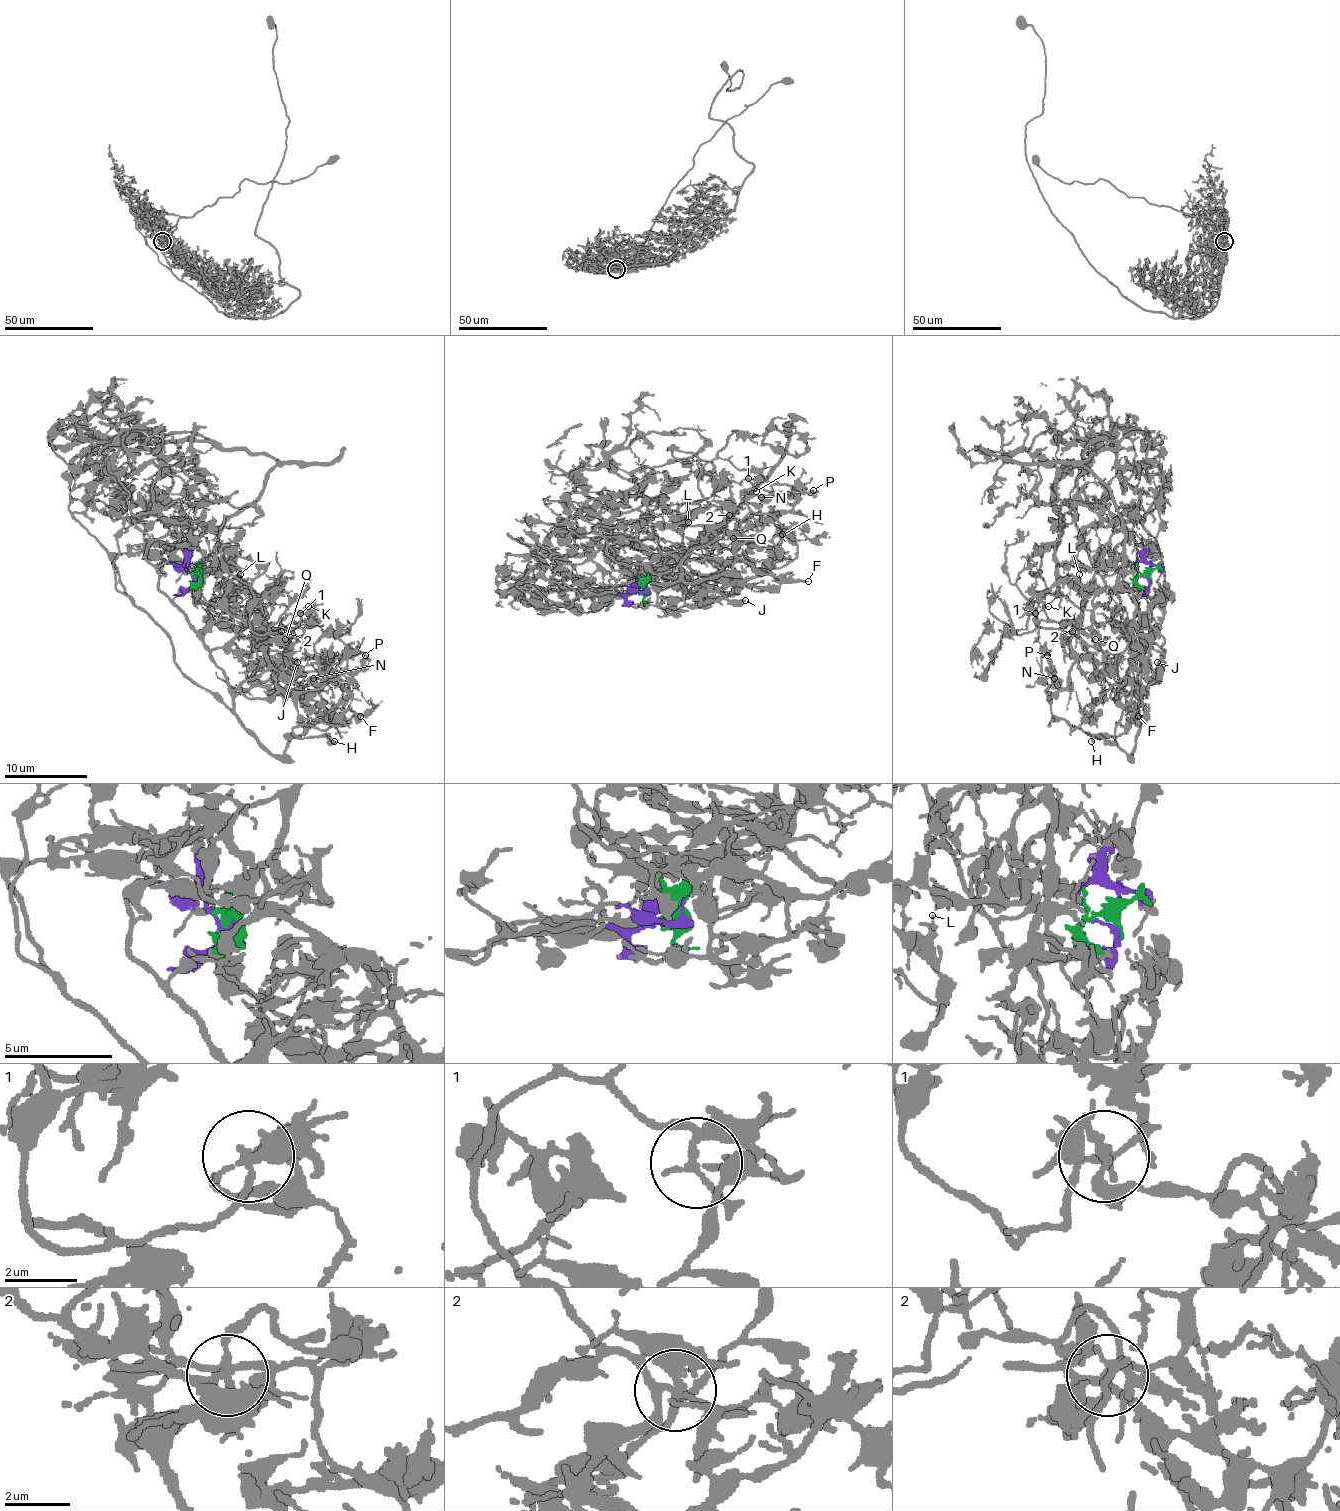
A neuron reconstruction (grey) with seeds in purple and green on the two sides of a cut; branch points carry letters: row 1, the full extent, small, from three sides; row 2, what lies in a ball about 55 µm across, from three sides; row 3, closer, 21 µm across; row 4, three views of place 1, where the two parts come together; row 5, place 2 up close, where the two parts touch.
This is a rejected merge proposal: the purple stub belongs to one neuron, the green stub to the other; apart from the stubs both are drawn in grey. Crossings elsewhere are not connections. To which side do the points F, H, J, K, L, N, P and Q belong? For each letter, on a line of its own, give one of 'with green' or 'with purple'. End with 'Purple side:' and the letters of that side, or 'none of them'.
F: with green
H: with green
J: with green
K: with green
L: with green
N: with green
P: with green
Q: with green
Purple side: none of them

